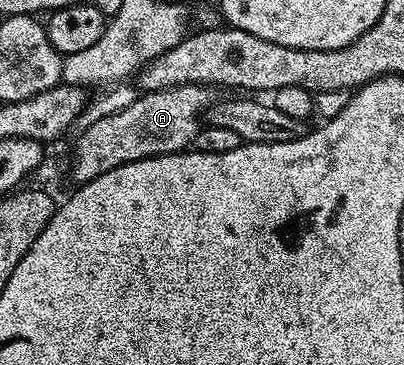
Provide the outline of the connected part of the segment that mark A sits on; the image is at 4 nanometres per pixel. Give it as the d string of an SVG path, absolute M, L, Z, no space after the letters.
M201 84L166 87L160 91L144 91L132 98L120 111L114 111L109 117L101 117L101 121L86 124L75 143L75 164L71 167L71 175L76 184L93 181L93 177L101 177L101 173L109 173L109 169L117 169L117 165L129 165L129 161L141 161L158 155L175 155L191 147L191 142L199 132L201 120L216 102L216 92Z

